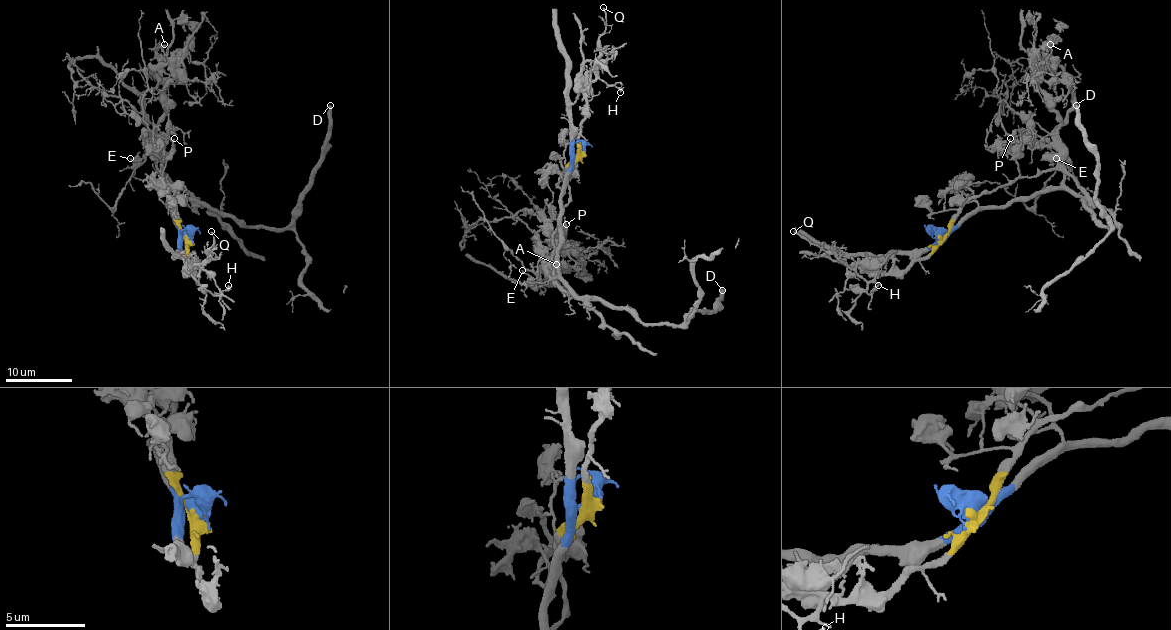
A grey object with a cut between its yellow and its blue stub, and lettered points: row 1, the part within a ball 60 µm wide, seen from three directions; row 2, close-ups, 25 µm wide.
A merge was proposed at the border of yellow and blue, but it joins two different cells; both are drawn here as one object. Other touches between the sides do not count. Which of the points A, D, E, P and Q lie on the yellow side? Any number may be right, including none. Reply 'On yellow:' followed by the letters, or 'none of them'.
On yellow: A, E, P

